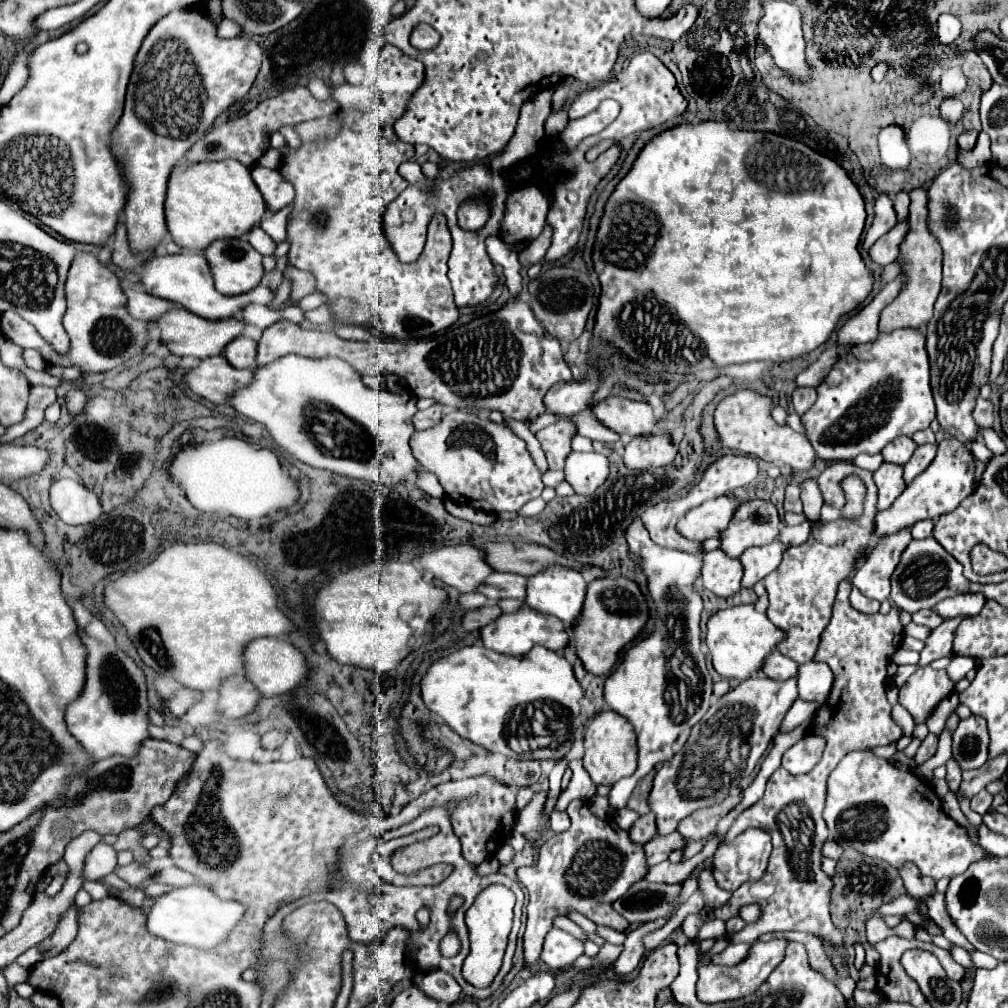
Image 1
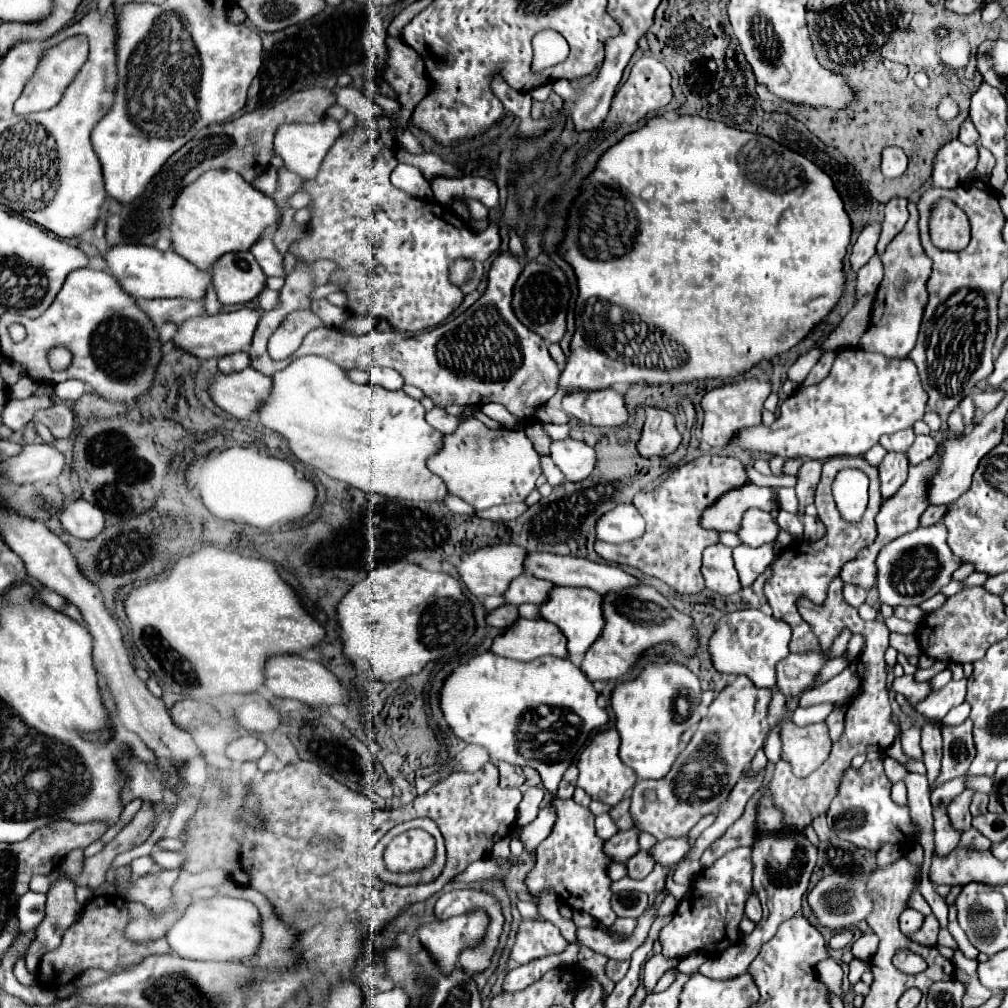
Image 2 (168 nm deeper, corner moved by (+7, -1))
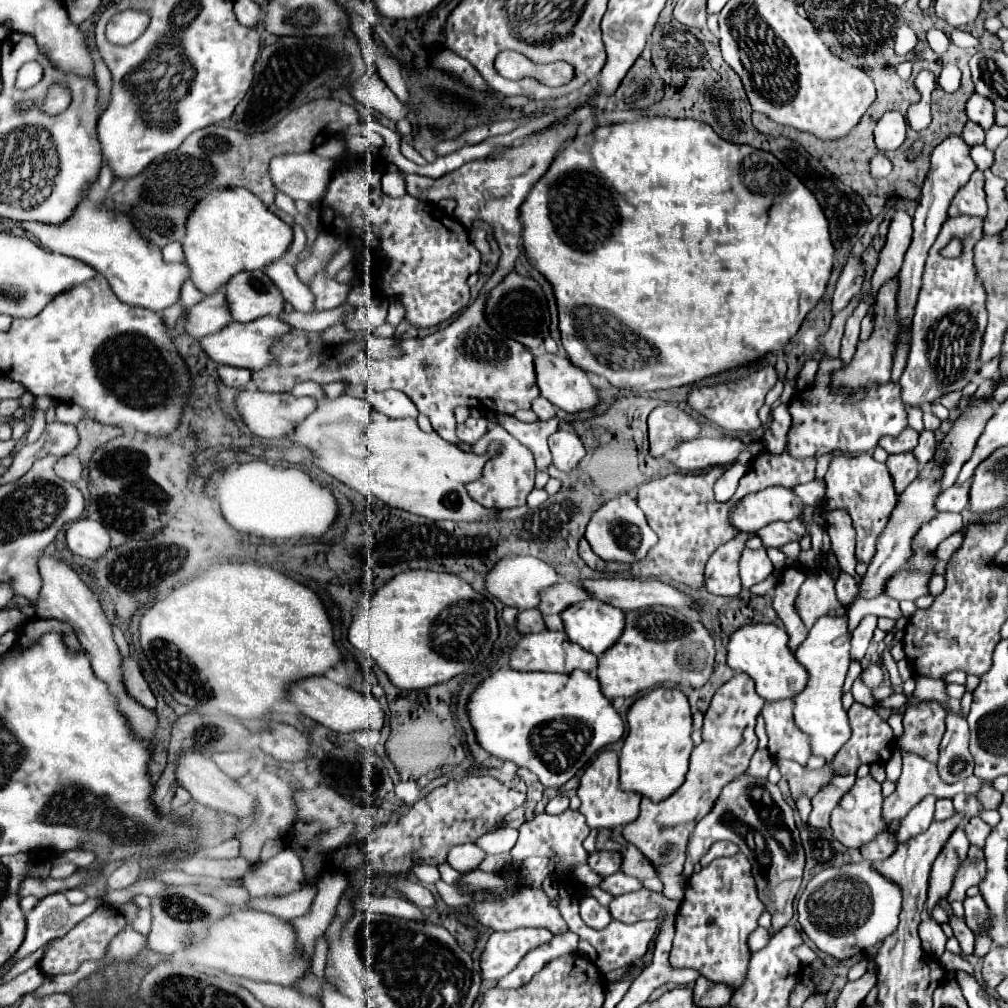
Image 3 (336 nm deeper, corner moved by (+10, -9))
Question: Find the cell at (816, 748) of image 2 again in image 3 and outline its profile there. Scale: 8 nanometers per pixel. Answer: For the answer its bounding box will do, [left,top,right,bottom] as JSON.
[762,699,810,765]

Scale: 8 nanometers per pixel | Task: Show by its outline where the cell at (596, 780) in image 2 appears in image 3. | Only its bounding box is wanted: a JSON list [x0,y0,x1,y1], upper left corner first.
[578,751,640,829]

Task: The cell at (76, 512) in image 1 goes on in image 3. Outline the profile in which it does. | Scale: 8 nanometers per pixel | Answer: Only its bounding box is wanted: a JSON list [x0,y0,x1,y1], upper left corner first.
[66,519,110,561]

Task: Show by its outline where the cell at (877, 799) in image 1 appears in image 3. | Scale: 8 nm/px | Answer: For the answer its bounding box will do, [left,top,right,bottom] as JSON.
[830,775,886,847]

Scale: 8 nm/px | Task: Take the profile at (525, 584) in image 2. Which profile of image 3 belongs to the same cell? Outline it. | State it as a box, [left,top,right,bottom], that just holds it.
[538,583,590,615]

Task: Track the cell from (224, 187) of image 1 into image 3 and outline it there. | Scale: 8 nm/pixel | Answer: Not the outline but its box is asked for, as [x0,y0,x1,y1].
[182,187,292,295]

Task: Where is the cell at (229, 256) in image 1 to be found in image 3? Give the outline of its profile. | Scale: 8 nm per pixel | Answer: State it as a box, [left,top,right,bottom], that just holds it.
[224,271,284,323]

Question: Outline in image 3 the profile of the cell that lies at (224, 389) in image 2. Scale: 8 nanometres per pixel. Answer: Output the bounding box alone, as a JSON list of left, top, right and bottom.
[236,389,318,439]

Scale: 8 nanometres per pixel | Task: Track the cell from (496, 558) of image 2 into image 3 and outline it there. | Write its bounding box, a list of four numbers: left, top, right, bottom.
[486,555,560,611]

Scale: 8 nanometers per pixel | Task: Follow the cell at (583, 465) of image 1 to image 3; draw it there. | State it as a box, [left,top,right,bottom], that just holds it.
[548,429,584,473]

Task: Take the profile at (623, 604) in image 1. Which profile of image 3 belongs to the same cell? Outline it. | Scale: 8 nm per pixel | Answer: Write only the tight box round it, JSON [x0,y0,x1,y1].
[598,607,714,699]

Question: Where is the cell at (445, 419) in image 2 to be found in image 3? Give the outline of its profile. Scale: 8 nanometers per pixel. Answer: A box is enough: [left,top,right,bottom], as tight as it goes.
[458,417,488,443]

